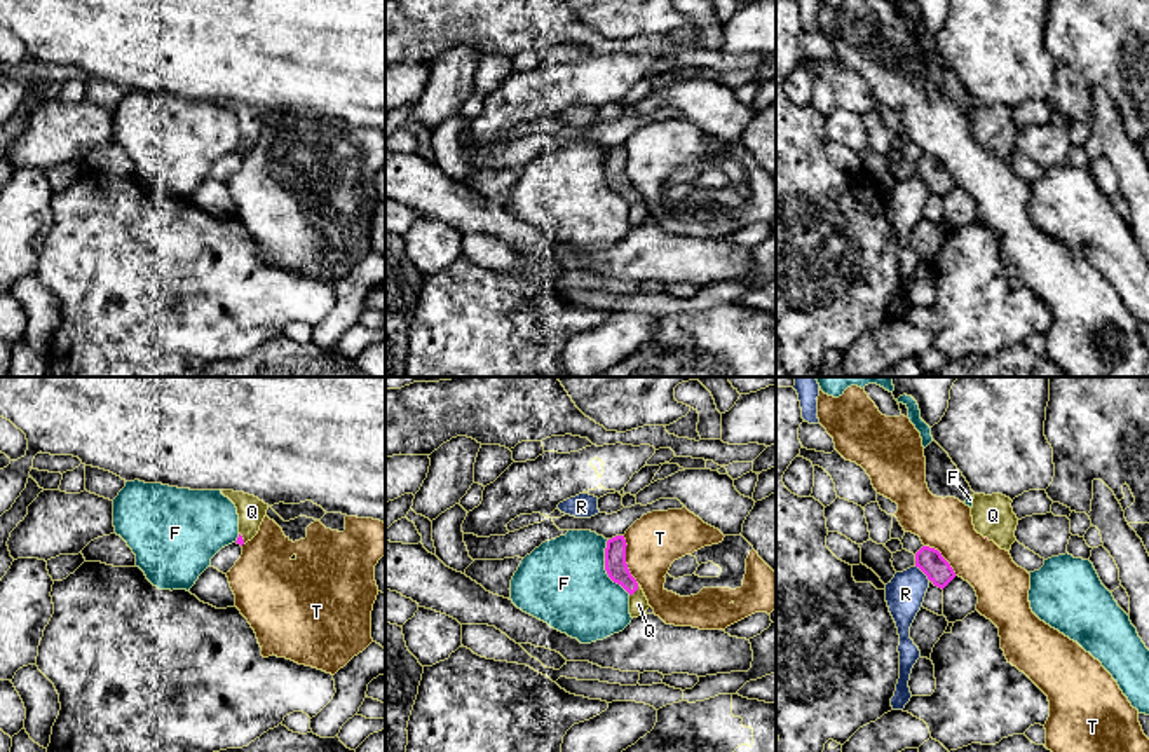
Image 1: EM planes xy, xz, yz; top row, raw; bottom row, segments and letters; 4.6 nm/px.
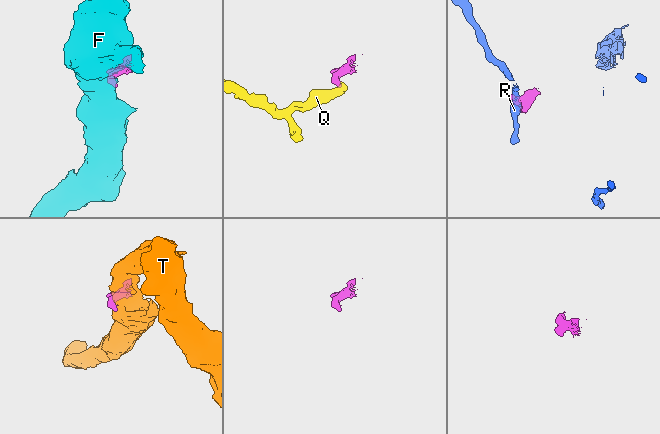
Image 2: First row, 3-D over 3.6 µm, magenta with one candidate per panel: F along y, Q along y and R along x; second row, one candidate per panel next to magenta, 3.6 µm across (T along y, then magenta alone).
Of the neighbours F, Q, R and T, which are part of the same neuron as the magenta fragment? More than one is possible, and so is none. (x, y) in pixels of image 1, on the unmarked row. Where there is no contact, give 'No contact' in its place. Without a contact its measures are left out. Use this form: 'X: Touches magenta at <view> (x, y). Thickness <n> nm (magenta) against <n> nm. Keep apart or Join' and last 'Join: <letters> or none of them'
F: Touches magenta at xz (605, 178). Thickness 100 nm (magenta) against 400 nm. Keep apart
Q: Touches magenta at xz (635, 199). Thickness 100 nm (magenta) against 90 nm. Join
R: Touches magenta at yz (923, 180). Thickness 120 nm (magenta) against 180 nm. Keep apart
T: Touches magenta at xz (625, 170). Thickness 100 nm (magenta) against 260 nm. Keep apart
Join: Q

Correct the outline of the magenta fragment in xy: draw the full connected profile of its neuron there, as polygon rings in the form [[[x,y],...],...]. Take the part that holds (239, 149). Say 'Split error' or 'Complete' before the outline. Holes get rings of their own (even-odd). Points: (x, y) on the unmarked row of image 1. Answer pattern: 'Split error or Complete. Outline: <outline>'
Split error. Outline: [[[221,99],[221,103],[228,106],[237,117],[239,147],[235,152],[242,155],[258,143],[260,134],[267,124],[269,113],[244,101]]]

